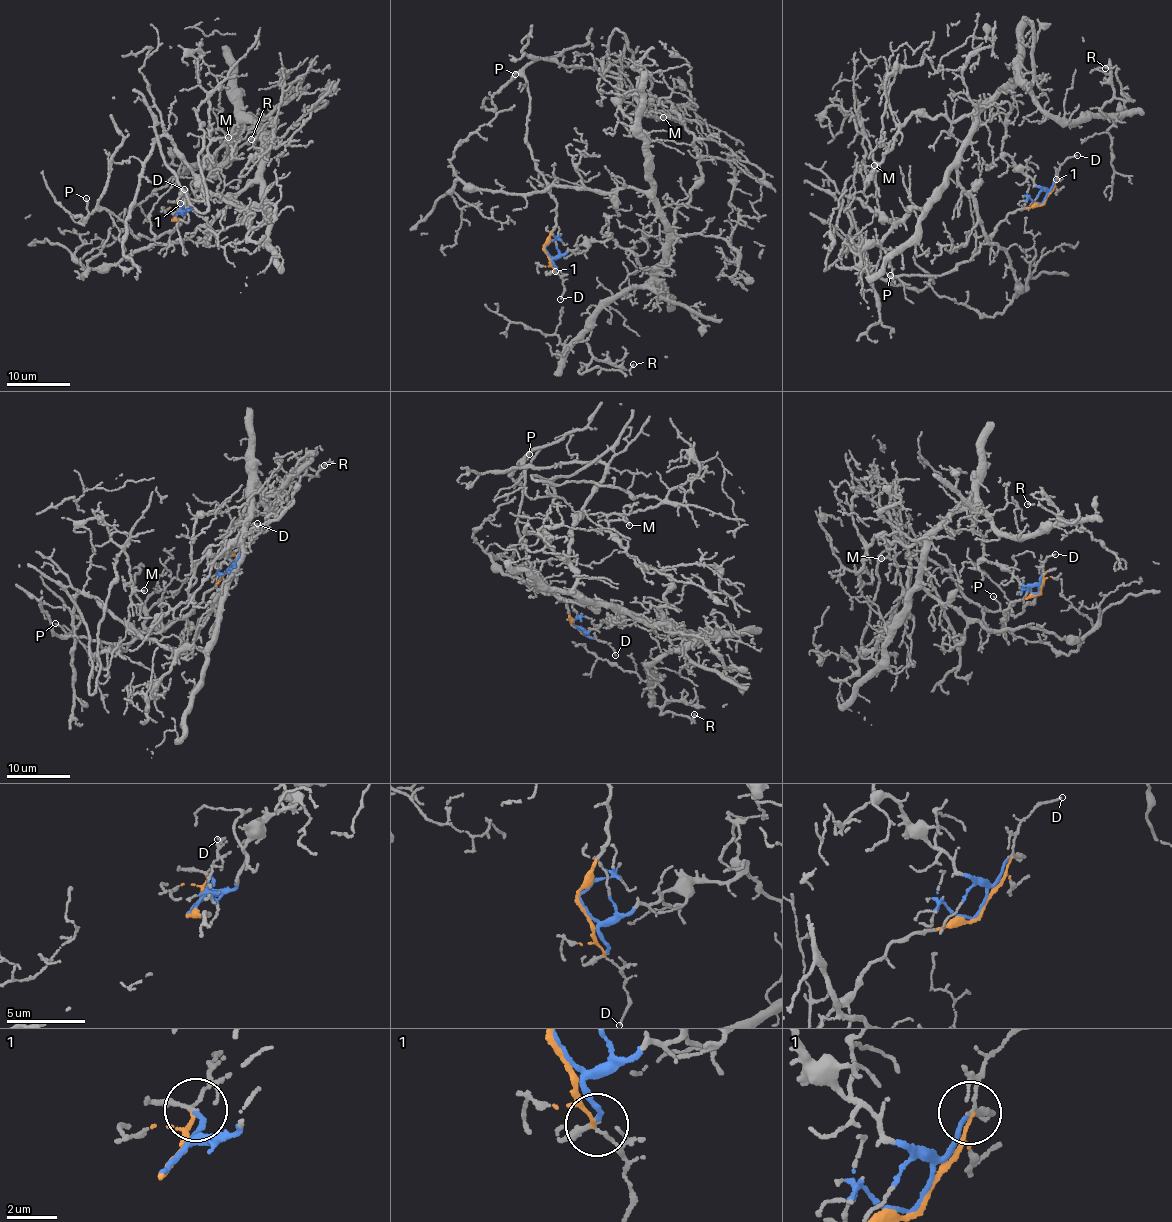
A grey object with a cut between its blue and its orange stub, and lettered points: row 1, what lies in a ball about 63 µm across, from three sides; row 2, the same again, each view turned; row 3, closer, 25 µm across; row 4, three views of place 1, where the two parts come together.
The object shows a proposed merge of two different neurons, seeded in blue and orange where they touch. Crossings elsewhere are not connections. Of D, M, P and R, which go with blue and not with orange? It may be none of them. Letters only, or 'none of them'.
M, R

